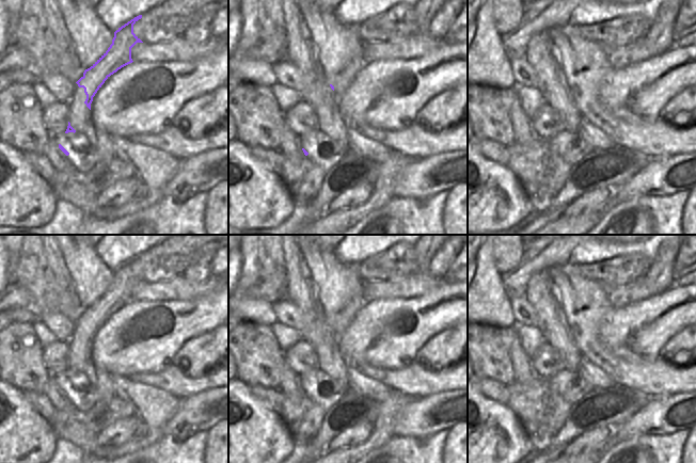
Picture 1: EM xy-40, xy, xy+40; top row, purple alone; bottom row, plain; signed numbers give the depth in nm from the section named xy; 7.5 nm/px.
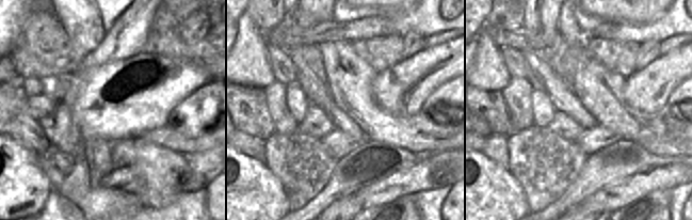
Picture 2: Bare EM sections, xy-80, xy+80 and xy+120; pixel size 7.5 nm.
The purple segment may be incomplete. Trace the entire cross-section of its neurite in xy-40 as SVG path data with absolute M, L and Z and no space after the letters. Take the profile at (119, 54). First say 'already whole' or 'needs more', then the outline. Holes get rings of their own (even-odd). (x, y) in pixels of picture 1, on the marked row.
already whole | M139 15L118 28L114 32L112 44L108 50L88 69L76 82L79 87L84 89L86 99L84 103L91 110L93 97L105 81L122 67L132 63L131 48L137 43L143 43L135 33L133 25L142 18Z

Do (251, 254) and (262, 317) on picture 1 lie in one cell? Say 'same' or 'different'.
same

